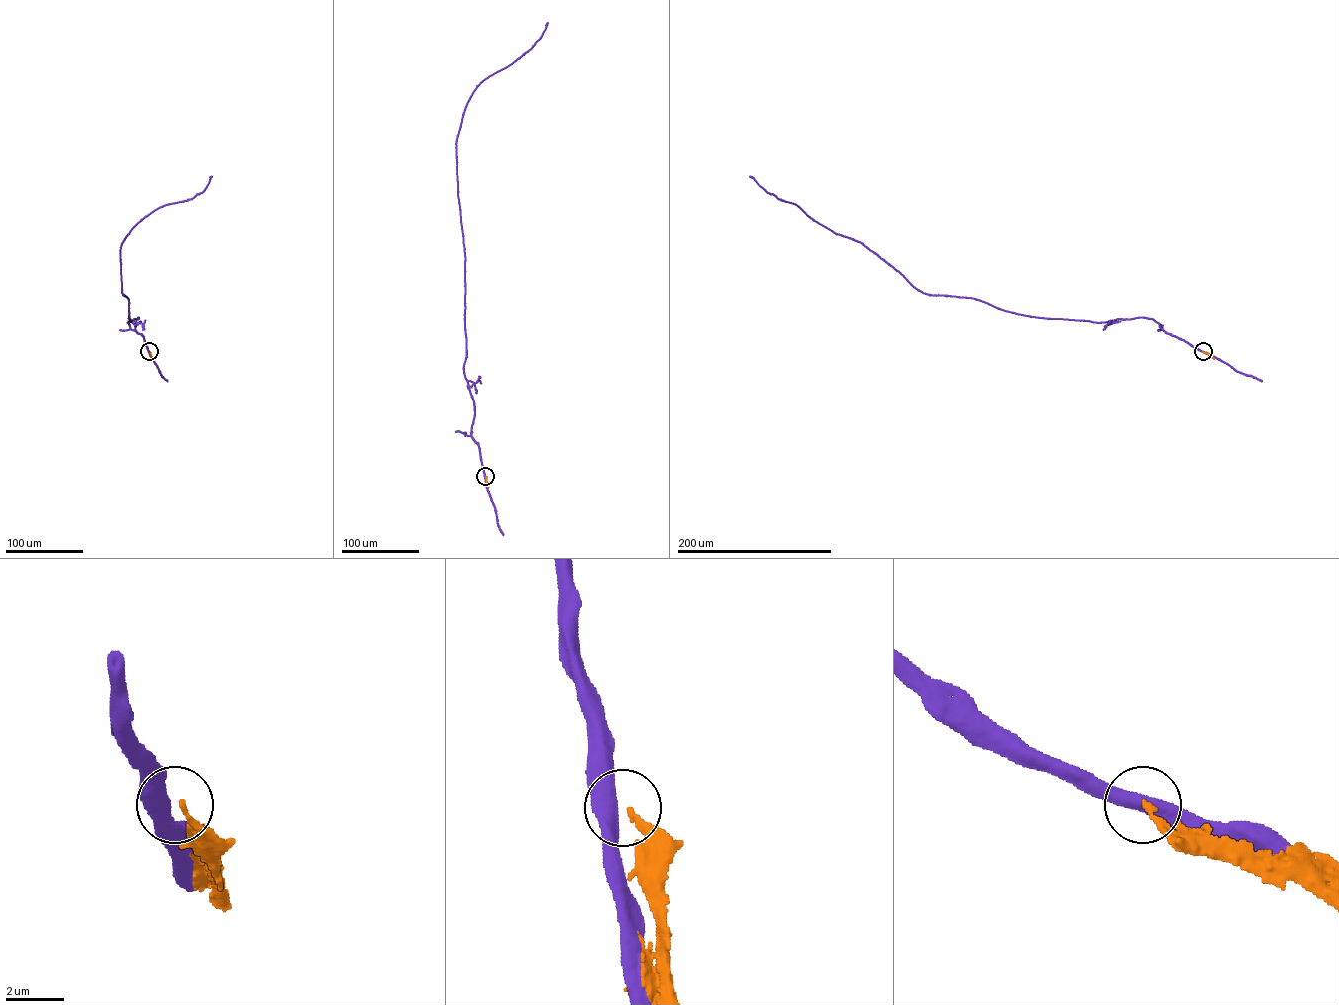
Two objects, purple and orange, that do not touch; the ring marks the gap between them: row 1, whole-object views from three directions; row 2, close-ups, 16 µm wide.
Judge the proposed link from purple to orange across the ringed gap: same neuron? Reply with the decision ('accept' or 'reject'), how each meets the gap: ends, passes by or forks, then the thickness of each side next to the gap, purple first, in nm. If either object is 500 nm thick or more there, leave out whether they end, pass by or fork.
reject; 500 nm thick on the purple side, 200 nm on the other

